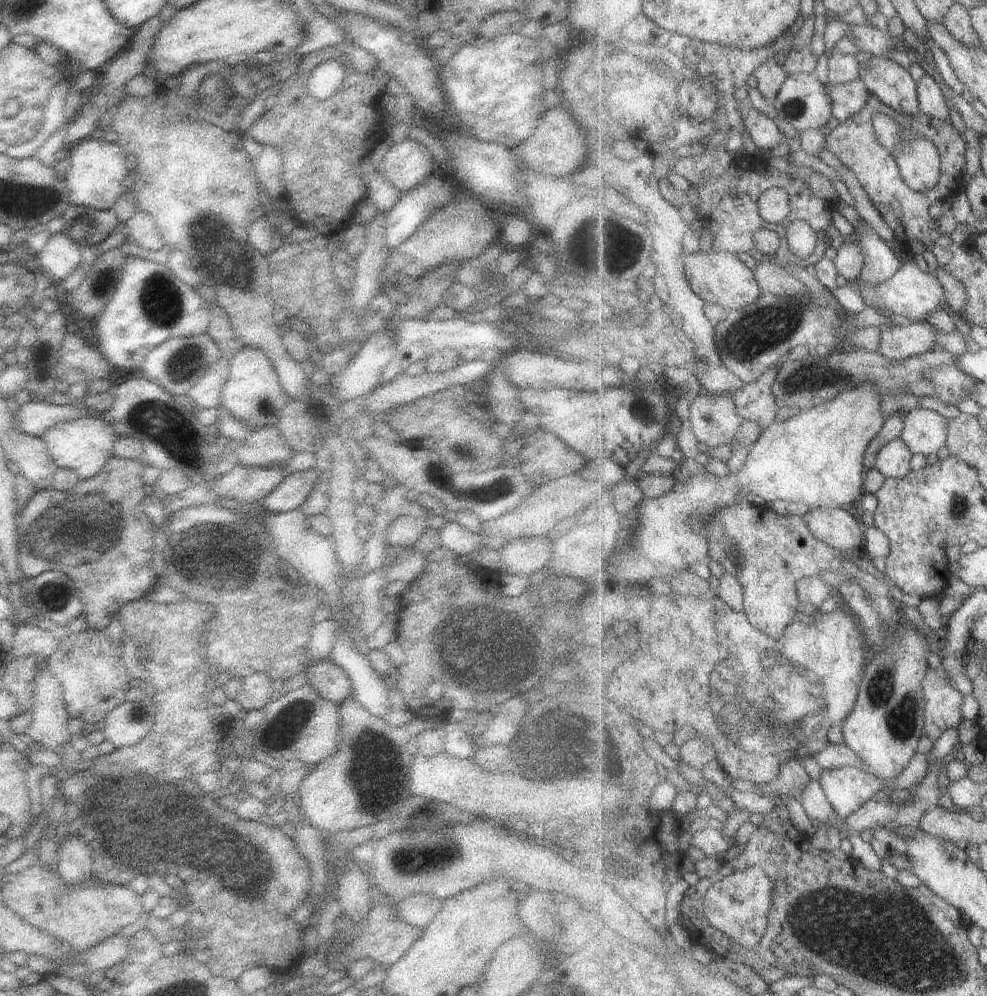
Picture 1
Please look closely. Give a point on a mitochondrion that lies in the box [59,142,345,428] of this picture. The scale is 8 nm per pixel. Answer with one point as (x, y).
(161, 302)

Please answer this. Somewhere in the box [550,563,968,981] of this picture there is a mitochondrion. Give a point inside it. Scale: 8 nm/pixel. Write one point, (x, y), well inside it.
(835, 914)

